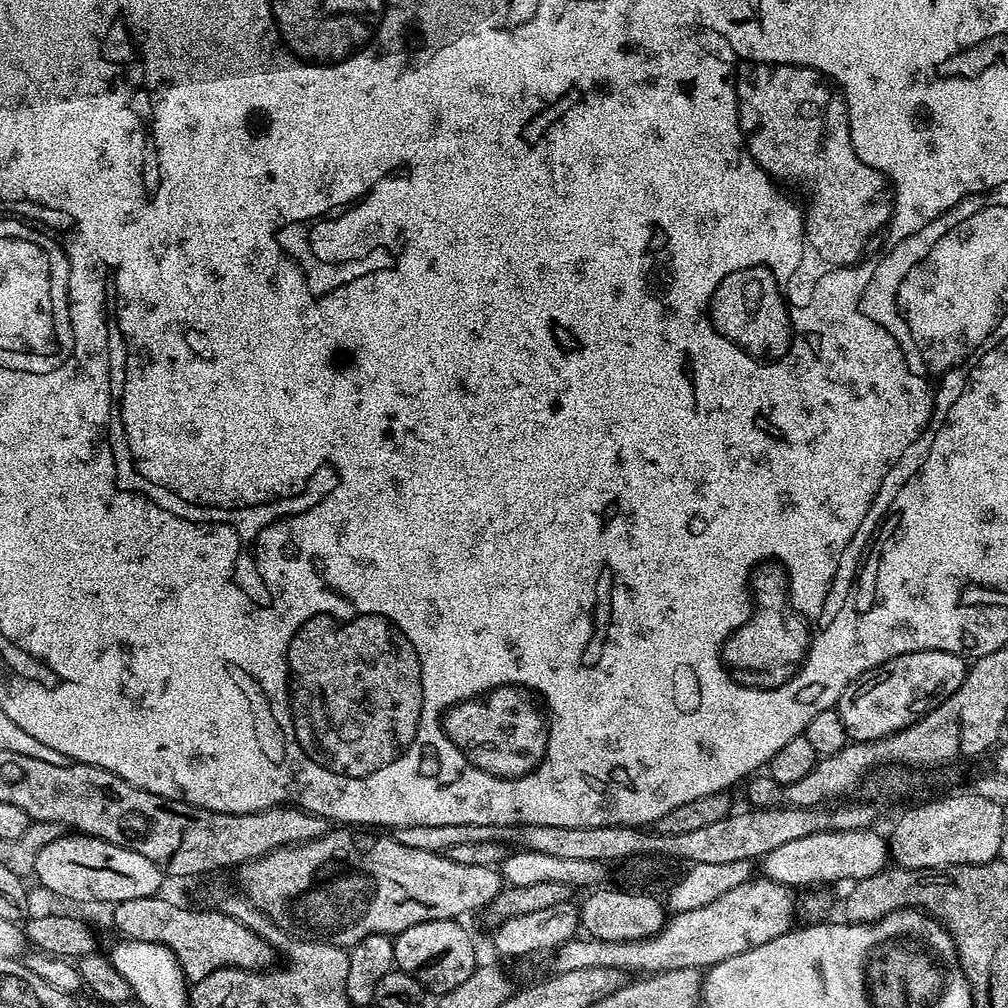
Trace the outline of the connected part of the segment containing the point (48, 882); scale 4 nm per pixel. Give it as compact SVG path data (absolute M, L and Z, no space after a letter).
M65 834L38 853L34 880L64 900L115 906L118 902L126 902L126 898L157 895L161 891L162 873L150 858L142 858L142 854L134 854L134 850L114 846L97 836Z

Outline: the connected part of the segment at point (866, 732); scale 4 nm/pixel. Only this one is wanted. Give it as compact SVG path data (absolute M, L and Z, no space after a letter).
M922 650L890 658L882 666L862 674L846 686L838 705L849 741L881 740L910 727L962 686L965 671L965 657L957 653Z

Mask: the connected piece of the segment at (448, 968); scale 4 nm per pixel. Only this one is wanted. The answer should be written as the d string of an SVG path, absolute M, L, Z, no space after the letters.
M459 919L418 922L406 930L395 933L392 945L396 968L418 978L420 985L429 993L443 994L462 986L478 966L476 944L463 928Z

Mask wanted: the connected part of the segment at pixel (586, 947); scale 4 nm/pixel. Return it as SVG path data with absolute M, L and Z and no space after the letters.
M747 880L742 886L734 886L722 898L714 898L710 906L698 906L698 910L675 913L665 923L664 928L658 934L654 934L645 940L634 942L602 942L591 938L573 938L567 940L562 947L555 949L556 956L555 971L566 972L568 970L590 970L591 968L613 968L625 974L655 974L666 970L690 970L699 968L707 970L714 967L718 962L726 958L734 958L751 948L762 946L782 934L786 934L793 927L792 911L798 908L798 904L792 901L793 889L785 884L779 884L773 880Z

